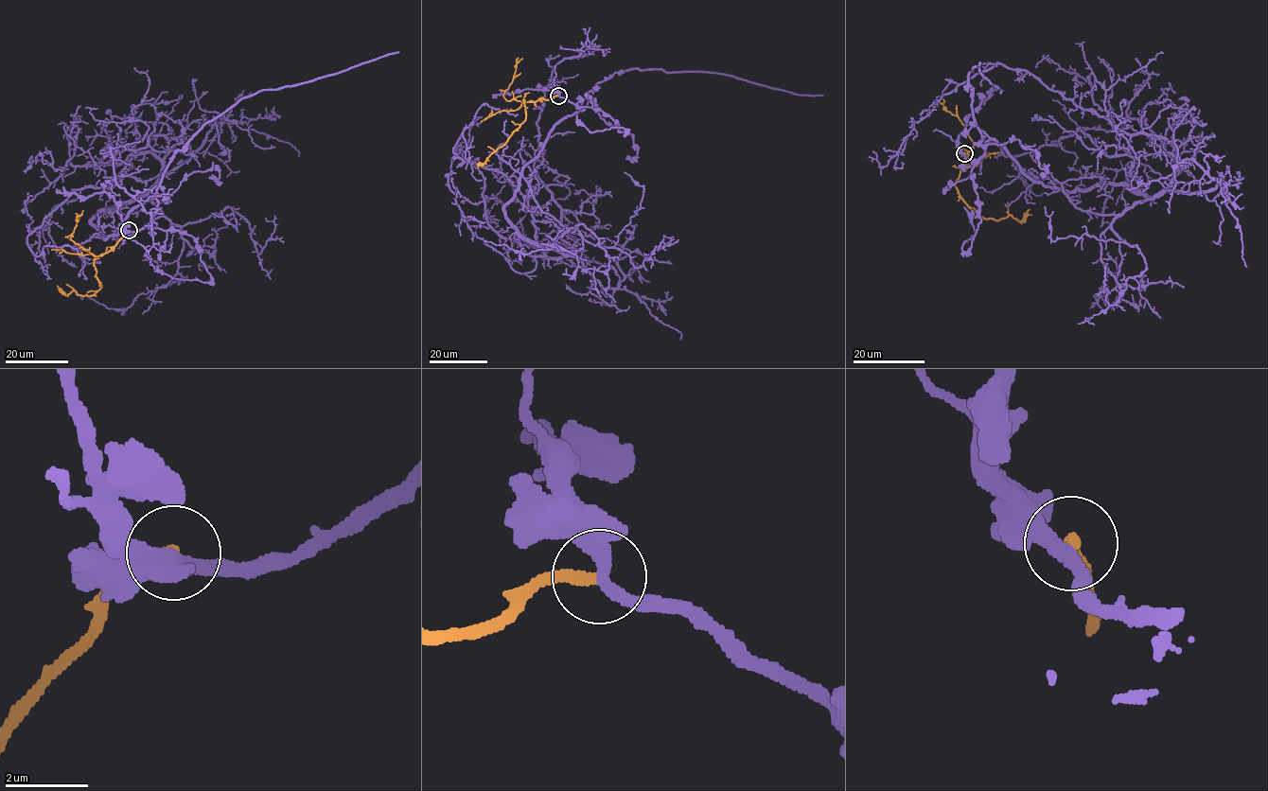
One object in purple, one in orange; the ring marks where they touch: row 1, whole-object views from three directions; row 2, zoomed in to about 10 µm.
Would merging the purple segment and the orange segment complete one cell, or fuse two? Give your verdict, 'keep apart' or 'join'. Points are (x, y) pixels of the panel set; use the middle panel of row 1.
keep apart

